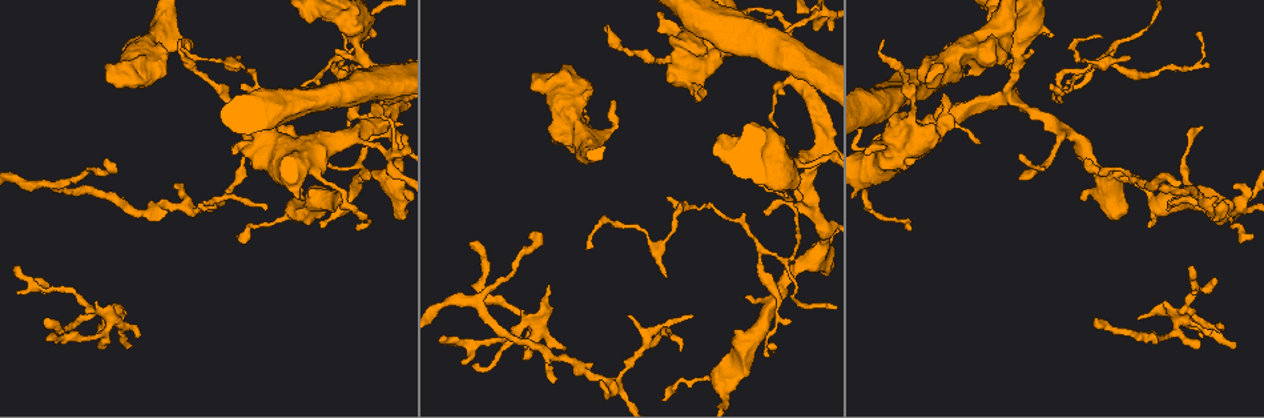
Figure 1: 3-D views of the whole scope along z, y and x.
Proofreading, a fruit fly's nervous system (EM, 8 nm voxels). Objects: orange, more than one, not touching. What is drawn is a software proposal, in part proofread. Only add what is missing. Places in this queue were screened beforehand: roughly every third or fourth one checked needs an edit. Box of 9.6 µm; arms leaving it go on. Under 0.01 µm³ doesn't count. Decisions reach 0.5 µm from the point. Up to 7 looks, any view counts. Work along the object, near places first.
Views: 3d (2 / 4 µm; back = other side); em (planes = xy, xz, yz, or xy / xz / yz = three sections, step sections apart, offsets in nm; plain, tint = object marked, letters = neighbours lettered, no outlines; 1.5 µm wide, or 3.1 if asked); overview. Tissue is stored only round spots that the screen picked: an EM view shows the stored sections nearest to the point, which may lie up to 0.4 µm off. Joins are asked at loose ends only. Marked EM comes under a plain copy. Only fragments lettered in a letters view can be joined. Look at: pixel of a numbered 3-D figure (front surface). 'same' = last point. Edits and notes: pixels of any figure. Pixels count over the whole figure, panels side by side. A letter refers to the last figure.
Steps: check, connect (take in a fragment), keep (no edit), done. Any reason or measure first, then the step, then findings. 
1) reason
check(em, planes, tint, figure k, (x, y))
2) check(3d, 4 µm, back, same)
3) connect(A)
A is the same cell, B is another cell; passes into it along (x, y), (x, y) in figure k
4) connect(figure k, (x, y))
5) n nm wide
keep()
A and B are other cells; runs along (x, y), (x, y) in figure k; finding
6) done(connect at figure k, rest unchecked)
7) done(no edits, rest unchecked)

thin end
check(em, xz, step 8, letters, figure 1, (123, 318))

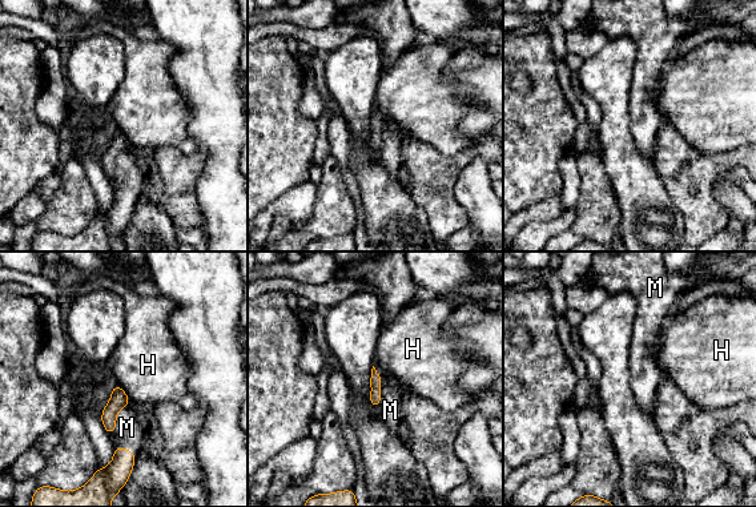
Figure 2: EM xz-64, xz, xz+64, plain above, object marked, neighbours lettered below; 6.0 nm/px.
connect(M)
M is the same cell, H is another cell; passes into it along (376, 378), (379, 387), (390, 410) in figure 2; it goes on there

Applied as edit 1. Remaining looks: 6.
see it whole again
check(overview)

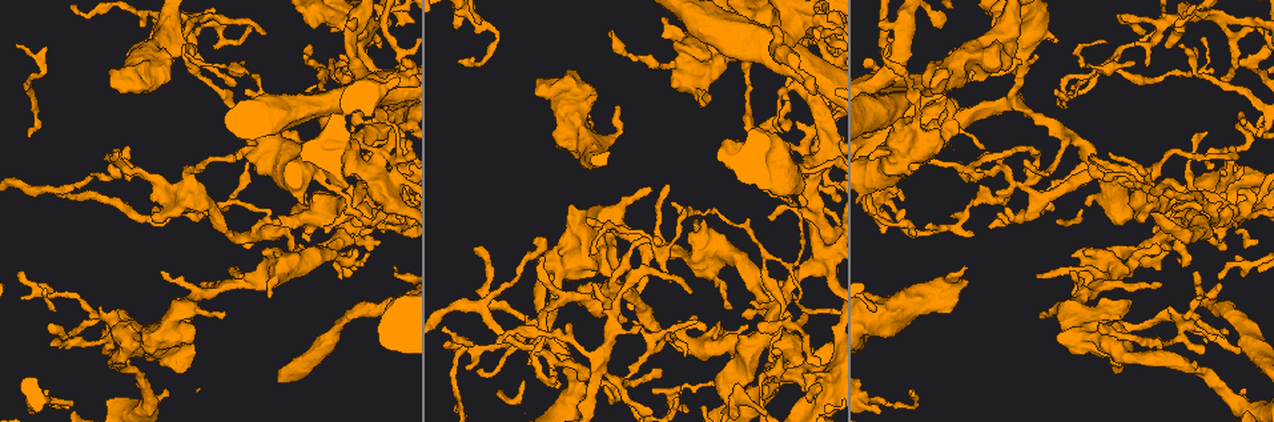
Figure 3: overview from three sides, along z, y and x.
tapers out
check(em, xy, step 4, letters, figure 3, (559, 386))

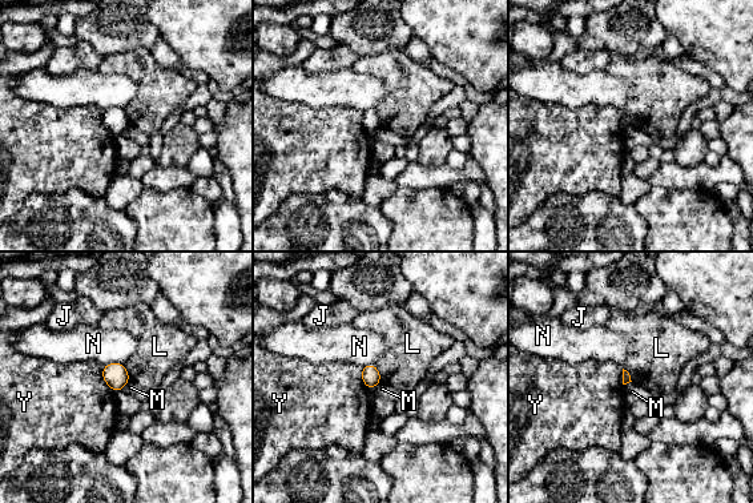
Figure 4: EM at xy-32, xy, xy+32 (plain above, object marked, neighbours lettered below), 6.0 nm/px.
cut it another way
check(em, planes, letters, same)

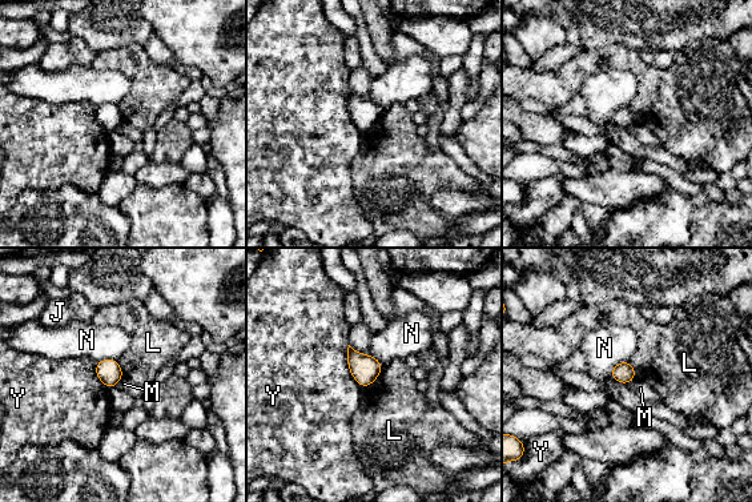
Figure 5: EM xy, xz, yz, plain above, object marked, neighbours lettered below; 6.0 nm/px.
keep()
J, L, M, N and Y are other cells; border along (123, 376), (115, 385) in figure 5; no lettered fragment goes on from it

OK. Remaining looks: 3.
end of a long branch
check(em, planes, letters, figure 3, (126, 145))

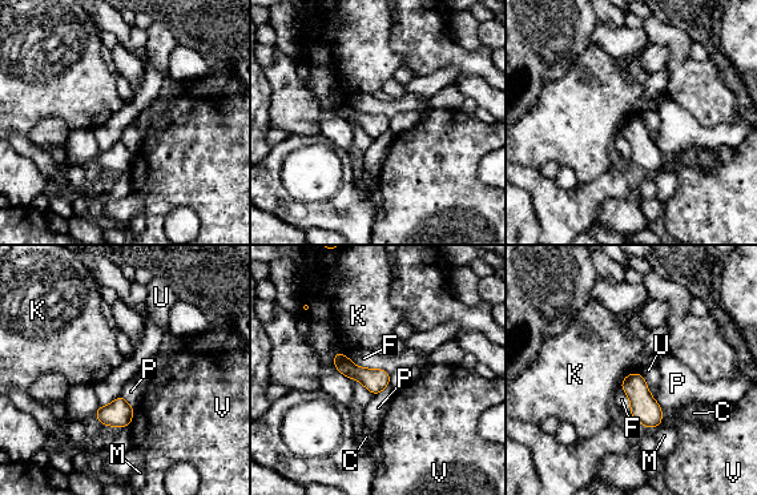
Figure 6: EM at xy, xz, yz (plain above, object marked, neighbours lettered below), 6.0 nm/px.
keep()
C, F, K, M, P, U and V are other cells; none of them fits

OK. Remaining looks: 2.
done(connect at figure 2, rest unchecked)

